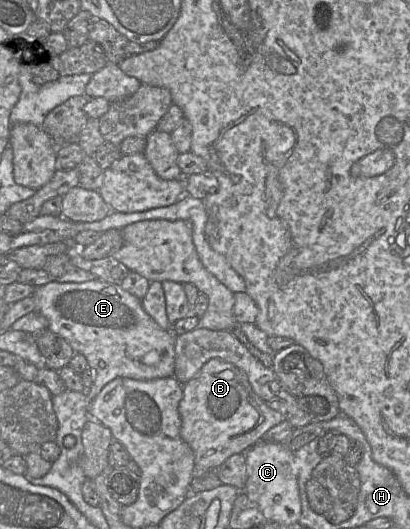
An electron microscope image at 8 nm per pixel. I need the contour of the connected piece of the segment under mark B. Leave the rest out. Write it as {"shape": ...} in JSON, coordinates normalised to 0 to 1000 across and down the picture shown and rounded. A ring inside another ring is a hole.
{"shape":[[[537,677],[512,679],[476,713],[446,726],[437,781],[441,828],[476,862],[473,904],[529,890],[571,858],[598,858],[649,817],[695,794],[622,745],[590,699]]]}

